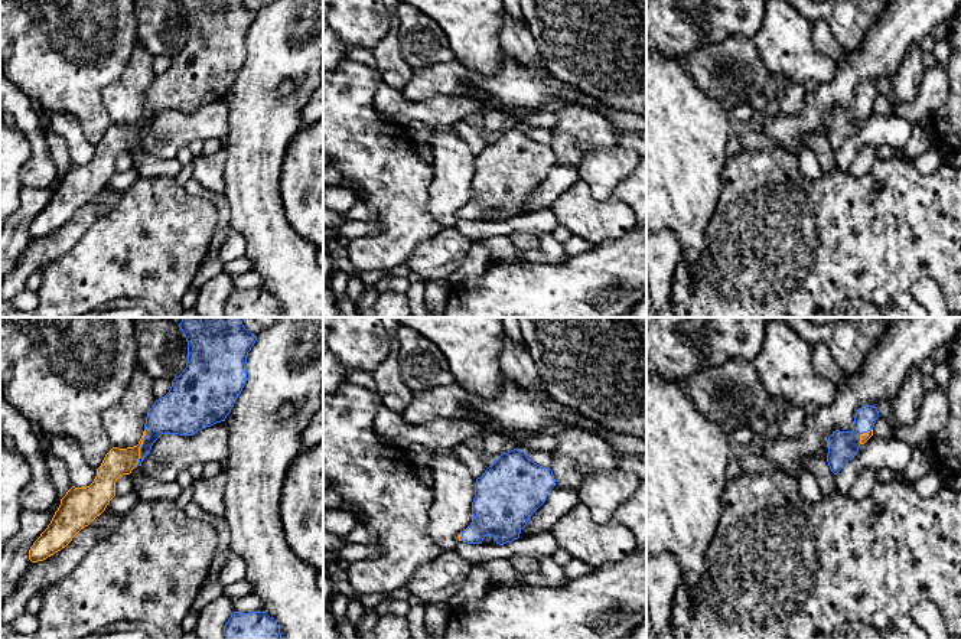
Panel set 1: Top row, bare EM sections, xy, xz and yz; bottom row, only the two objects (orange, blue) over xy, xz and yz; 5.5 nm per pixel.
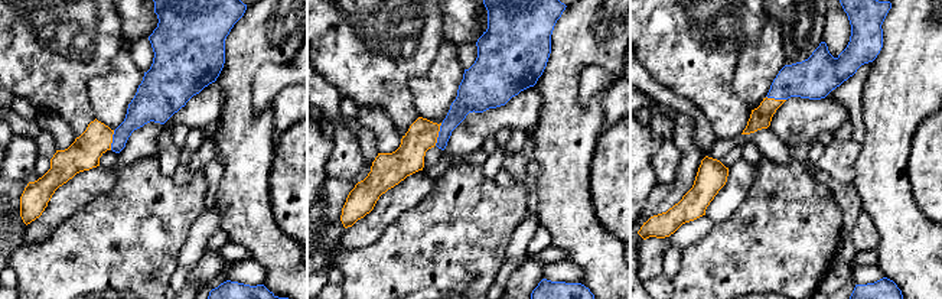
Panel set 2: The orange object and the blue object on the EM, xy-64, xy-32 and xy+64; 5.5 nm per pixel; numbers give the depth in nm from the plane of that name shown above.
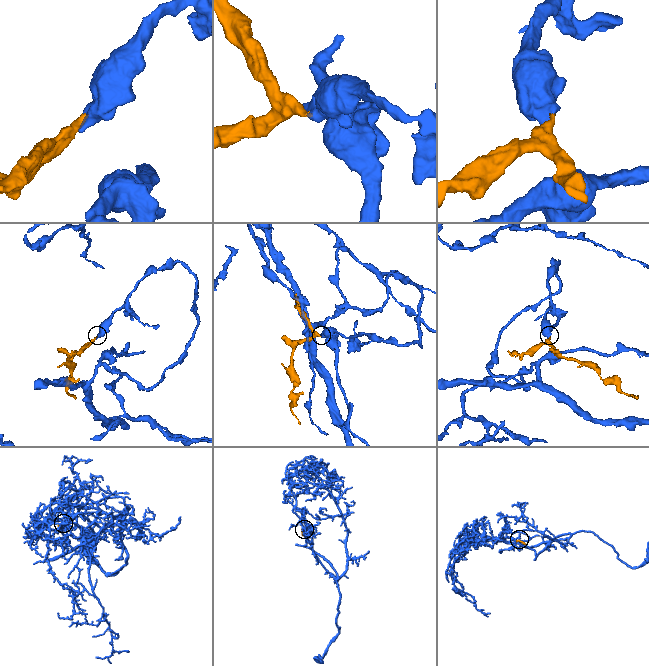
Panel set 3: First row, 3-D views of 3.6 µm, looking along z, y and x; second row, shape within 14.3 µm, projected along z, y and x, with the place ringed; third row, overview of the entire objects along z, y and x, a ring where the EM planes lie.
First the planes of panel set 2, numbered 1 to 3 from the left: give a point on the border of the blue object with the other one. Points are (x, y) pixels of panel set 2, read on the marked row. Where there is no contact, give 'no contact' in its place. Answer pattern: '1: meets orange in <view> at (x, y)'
1: meets orange in xy-64 at (111, 140)
2: meets orange in xy-32 at (437, 135)
3: meets orange in xy+64 at (776, 100)

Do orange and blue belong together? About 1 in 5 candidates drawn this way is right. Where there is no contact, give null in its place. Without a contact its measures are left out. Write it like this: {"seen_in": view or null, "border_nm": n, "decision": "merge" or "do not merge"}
{"seen_in": "xy", "border_nm": 220, "decision": "merge"}

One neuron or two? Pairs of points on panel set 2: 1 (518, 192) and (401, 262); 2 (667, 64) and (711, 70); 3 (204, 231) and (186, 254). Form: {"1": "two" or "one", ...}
{"1": "one", "2": "one", "3": "one"}

